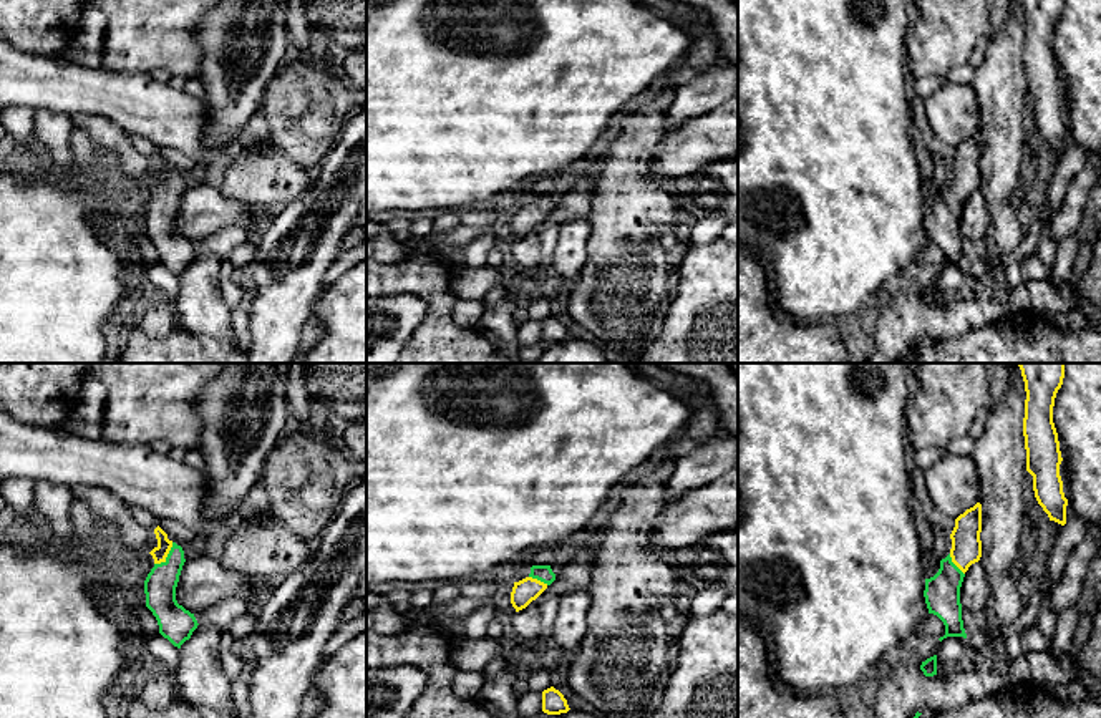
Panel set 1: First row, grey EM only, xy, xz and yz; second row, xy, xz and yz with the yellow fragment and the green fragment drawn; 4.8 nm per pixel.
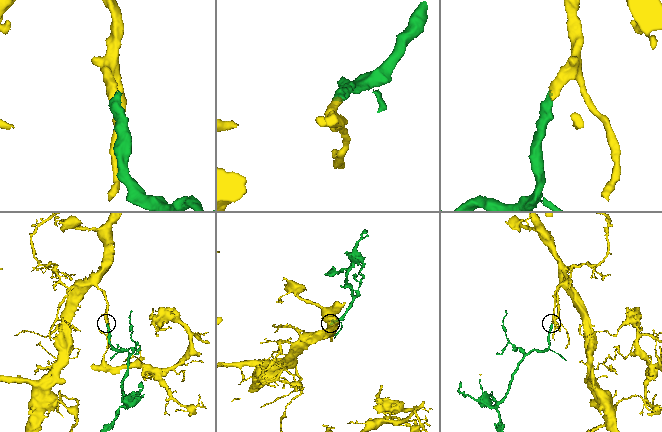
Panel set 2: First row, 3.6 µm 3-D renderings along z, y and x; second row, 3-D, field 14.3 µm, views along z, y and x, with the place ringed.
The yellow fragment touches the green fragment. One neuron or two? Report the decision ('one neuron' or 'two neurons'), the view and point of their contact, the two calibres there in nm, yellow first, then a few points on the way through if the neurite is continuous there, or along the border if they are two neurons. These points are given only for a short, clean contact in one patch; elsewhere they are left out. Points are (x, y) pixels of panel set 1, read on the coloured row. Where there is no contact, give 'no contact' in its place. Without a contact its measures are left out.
one neuron; meets yellow in xy at (166, 556); 70 nm thick on the yellow side, 160 nm on the other; runs through xy (160, 553), (166, 556), (166, 572), (160, 586)

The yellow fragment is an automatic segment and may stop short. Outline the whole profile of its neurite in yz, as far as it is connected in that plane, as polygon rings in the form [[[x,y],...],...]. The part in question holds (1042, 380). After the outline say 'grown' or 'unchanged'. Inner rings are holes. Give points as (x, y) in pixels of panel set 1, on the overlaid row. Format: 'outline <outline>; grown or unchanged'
outline [[[1016,363],[1025,381],[1023,436],[1026,471],[1033,476],[1033,491],[1050,521],[1066,524],[1068,499],[1063,492],[1058,433],[1053,406],[1065,378],[1065,363]]]; unchanged

